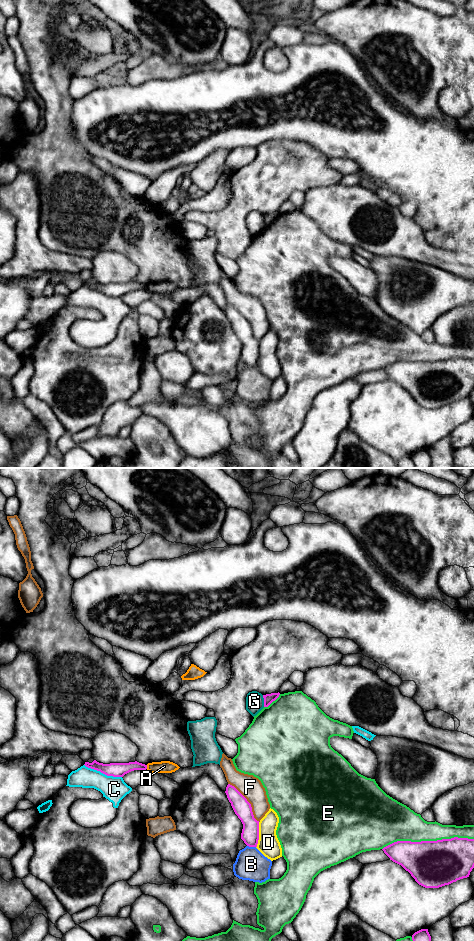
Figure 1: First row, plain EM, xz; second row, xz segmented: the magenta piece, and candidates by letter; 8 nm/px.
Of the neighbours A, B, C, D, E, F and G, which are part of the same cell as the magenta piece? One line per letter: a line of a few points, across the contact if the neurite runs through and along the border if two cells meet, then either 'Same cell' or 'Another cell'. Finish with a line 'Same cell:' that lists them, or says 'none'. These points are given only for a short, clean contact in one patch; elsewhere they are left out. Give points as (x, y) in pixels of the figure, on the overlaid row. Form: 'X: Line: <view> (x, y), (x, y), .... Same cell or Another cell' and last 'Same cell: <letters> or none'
A: Line: xz (146, 765), (147, 768). Another cell
B: Another cell
C: Another cell
D: Another cell
E: Another cell
F: Another cell
G: Line: xz (262, 695), (264, 706). Another cell
Same cell: none

